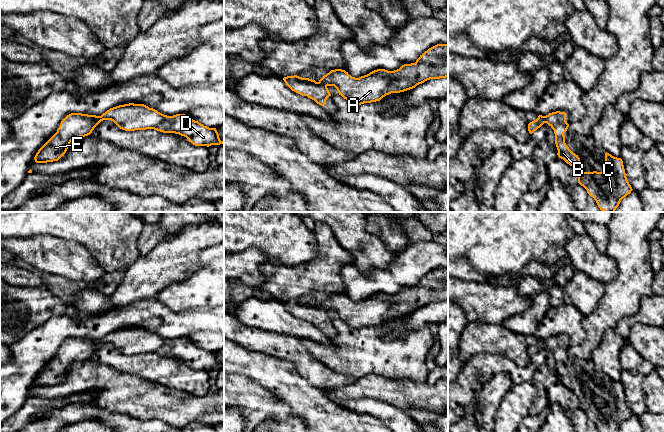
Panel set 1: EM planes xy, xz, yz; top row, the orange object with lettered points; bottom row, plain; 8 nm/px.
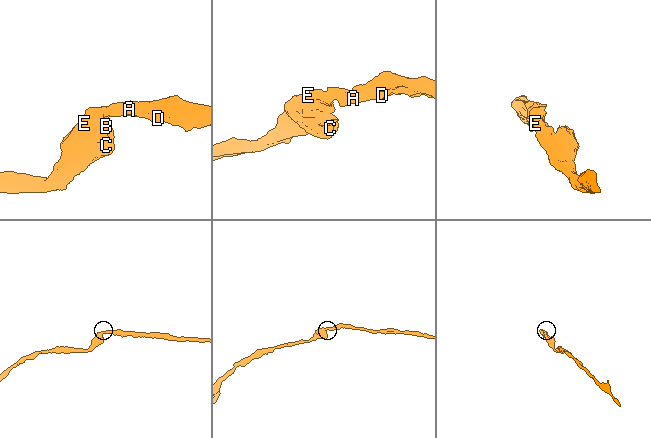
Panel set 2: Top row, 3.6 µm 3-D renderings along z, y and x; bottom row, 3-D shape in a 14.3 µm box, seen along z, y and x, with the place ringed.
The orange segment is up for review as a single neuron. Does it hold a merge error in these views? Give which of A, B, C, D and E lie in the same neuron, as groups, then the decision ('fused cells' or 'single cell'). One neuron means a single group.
groups A B C D E; single cell

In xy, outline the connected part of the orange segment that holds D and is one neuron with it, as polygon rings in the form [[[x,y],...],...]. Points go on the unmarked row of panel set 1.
[[[124,328],[110,332],[101,340],[71,337],[60,347],[57,356],[38,374],[36,387],[58,385],[66,377],[71,365],[85,361],[103,344],[113,345],[125,355],[154,353],[163,357],[184,360],[195,370],[223,368],[216,352],[209,352],[185,338],[164,339],[144,328]]]

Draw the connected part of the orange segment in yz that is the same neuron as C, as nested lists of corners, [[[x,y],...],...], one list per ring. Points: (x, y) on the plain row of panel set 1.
[[[552,336],[528,348],[528,355],[532,358],[544,347],[547,347],[555,358],[555,368],[558,381],[573,391],[578,399],[578,407],[594,422],[599,432],[617,432],[623,422],[633,414],[629,408],[623,385],[621,382],[605,377],[605,393],[602,396],[584,396],[578,379],[573,377],[565,367],[564,357],[569,348],[565,336]]]

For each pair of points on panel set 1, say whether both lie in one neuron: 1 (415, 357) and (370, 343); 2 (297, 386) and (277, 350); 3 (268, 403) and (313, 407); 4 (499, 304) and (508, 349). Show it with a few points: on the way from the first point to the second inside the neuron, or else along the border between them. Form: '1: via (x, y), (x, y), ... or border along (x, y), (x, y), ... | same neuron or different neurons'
1: via (404, 354), (381, 354) | same neuron
2: border along (261, 353), (288, 361), (302, 375) | different neurons
3: border along (273, 394), (277, 399), (286, 403), (304, 421) | different neurons
4: border along (479, 320), (502, 324) | different neurons

